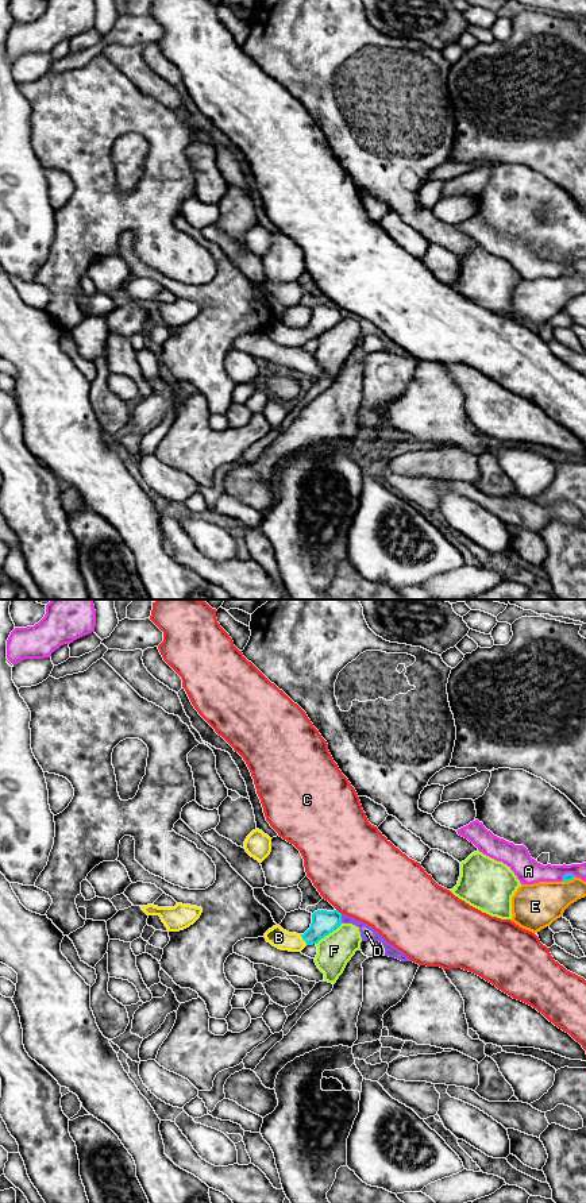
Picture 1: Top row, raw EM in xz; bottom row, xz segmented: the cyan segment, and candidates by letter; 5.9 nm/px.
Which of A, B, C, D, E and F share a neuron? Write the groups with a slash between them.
A / B / C / D / E / F

